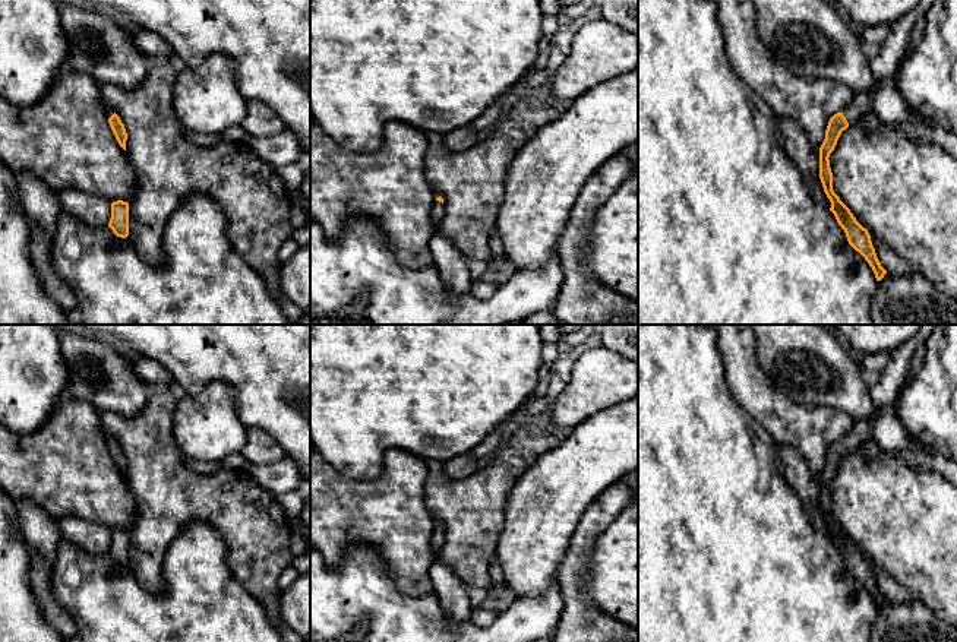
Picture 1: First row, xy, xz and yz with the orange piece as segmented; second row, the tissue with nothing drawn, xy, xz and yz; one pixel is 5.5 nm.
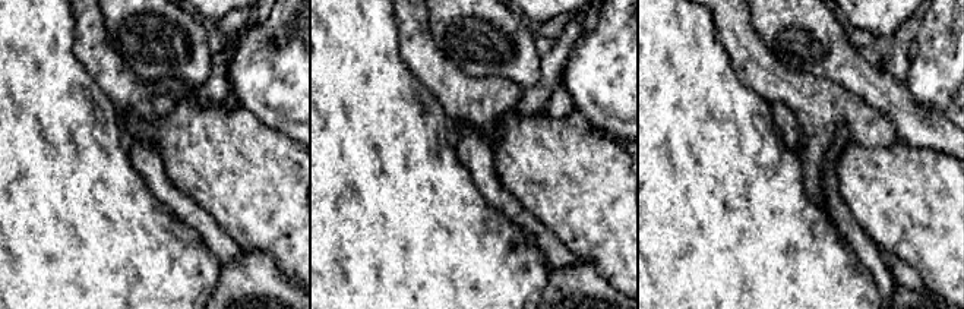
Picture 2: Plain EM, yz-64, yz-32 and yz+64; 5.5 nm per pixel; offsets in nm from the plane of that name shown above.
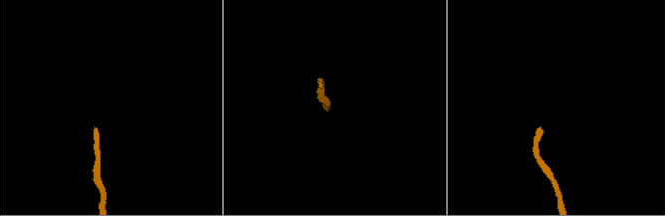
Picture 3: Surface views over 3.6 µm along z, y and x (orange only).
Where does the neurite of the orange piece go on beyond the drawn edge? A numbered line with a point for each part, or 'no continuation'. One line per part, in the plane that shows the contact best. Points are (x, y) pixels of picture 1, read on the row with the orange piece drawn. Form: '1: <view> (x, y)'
1: yz (861, 104)

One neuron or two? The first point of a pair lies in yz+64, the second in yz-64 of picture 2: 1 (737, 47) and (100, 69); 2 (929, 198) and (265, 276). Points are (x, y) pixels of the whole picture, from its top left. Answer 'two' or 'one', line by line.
1: one
2: two

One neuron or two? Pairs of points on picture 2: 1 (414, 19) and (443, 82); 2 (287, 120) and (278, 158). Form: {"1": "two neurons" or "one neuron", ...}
{"1": "one neuron", "2": "two neurons"}

